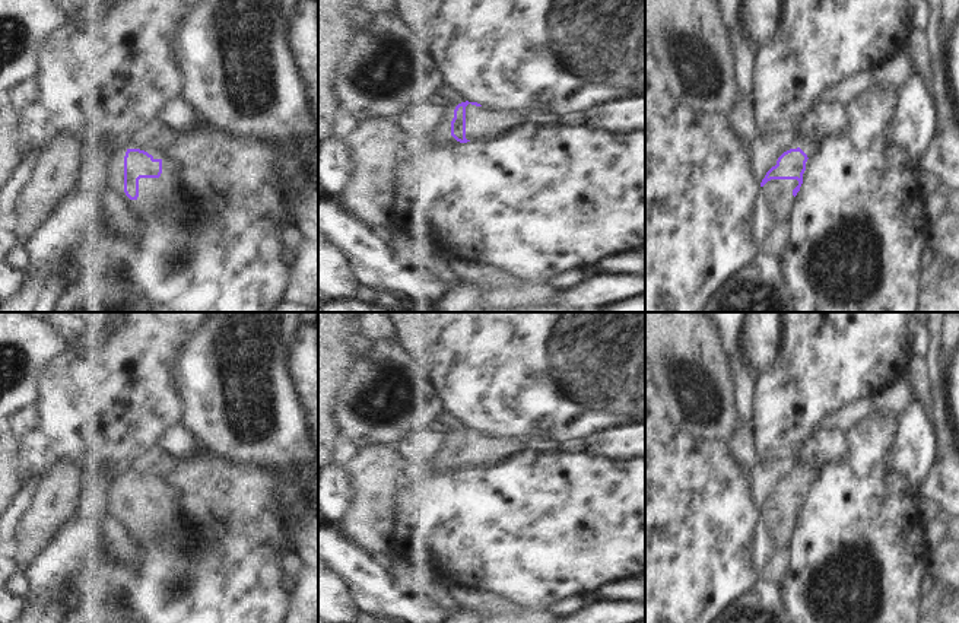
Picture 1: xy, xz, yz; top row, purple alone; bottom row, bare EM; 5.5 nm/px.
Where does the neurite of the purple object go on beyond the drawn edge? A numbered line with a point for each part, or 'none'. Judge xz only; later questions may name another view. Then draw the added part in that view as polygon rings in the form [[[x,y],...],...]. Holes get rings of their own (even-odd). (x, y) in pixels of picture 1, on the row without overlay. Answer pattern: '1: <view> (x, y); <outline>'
1: xz (482, 450); [[[485,432],[466,433],[466,465],[489,467],[511,458],[518,449],[523,449],[521,441],[508,441]]]

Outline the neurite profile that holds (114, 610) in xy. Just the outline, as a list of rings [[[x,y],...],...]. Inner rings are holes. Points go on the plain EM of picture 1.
[[[120,598],[77,603],[66,611],[60,623],[145,623]]]

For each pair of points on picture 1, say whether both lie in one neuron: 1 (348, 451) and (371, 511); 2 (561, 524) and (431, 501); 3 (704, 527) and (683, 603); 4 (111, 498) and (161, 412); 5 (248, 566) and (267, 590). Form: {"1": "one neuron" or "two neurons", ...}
{"1": "two neurons", "2": "one neuron", "3": "one neuron", "4": "two neurons", "5": "one neuron"}

